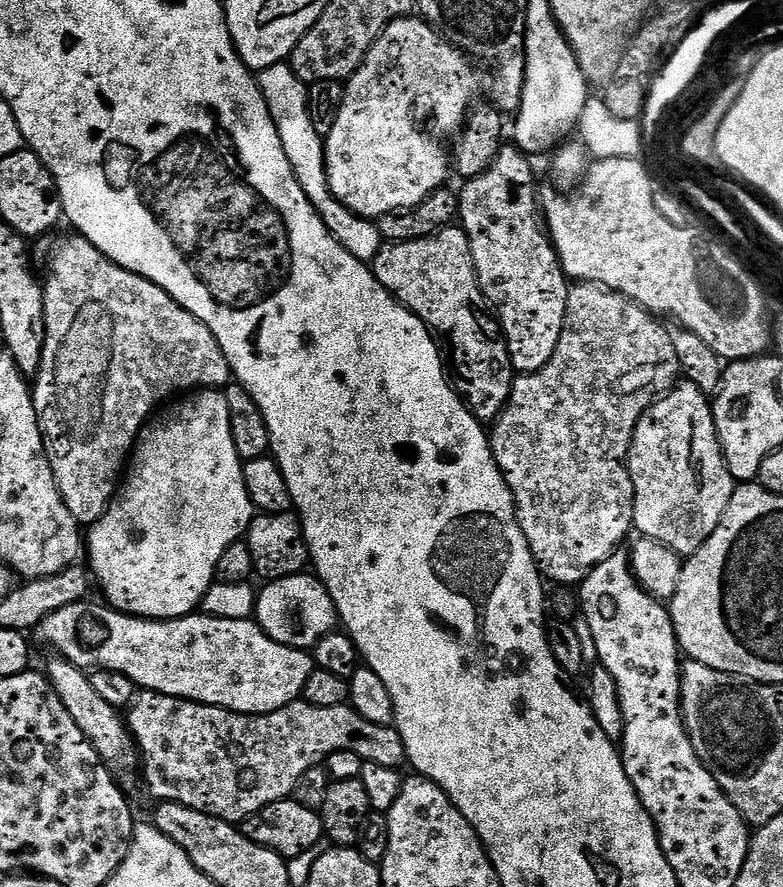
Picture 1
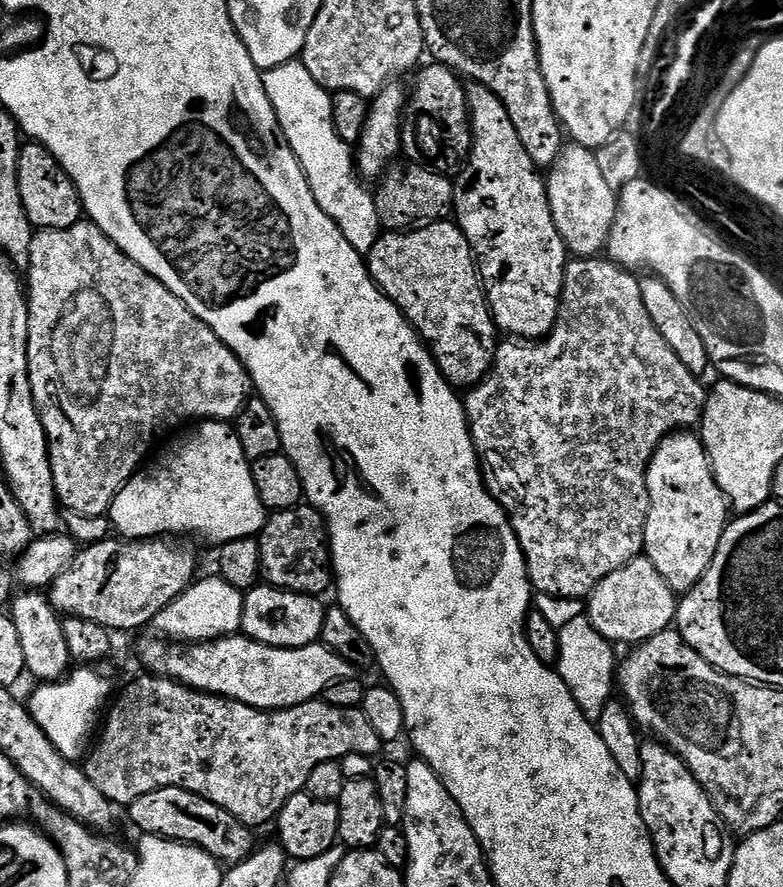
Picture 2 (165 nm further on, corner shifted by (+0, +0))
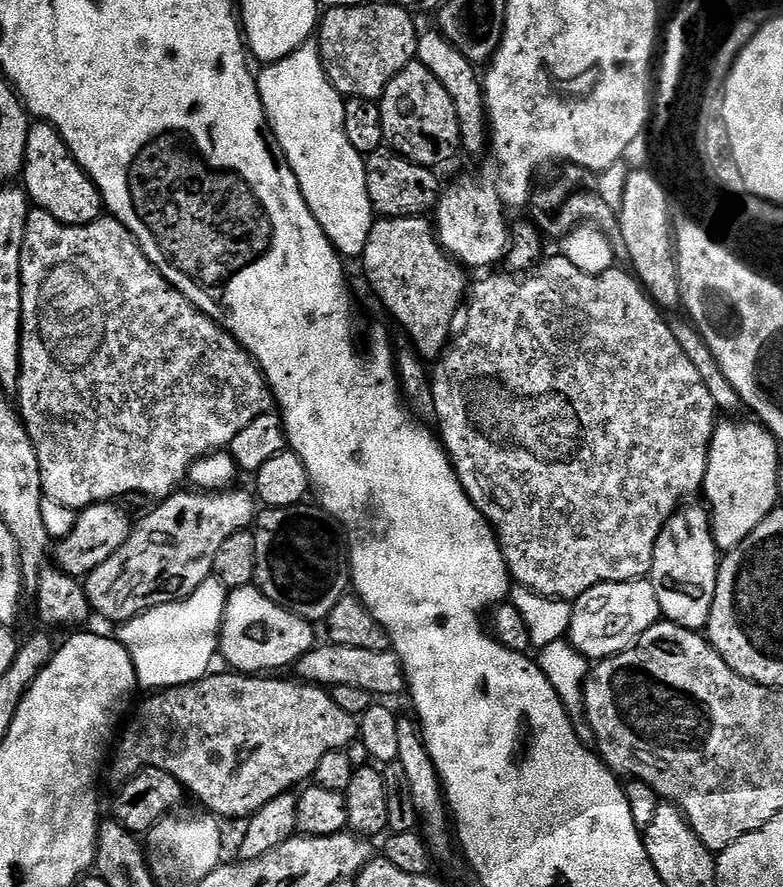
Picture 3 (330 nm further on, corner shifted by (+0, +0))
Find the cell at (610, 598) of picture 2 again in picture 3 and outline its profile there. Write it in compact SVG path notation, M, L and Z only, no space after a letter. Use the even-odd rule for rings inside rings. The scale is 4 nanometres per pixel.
M651 579L627 580L599 584L572 604L572 617L568 627L567 641L588 658L599 662L608 656L616 656L632 647L650 626L661 623L658 594L654 594Z

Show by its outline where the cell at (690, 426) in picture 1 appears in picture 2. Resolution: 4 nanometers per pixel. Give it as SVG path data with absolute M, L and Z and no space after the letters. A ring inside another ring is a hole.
M681 430L666 436L648 463L646 486L648 487L648 517L643 555L647 556L650 562L654 562L654 570L658 570L662 578L666 578L673 592L683 594L700 581L702 574L706 574L718 550L718 542L730 523L728 502L724 499L718 482L712 477L710 458L699 435Z

